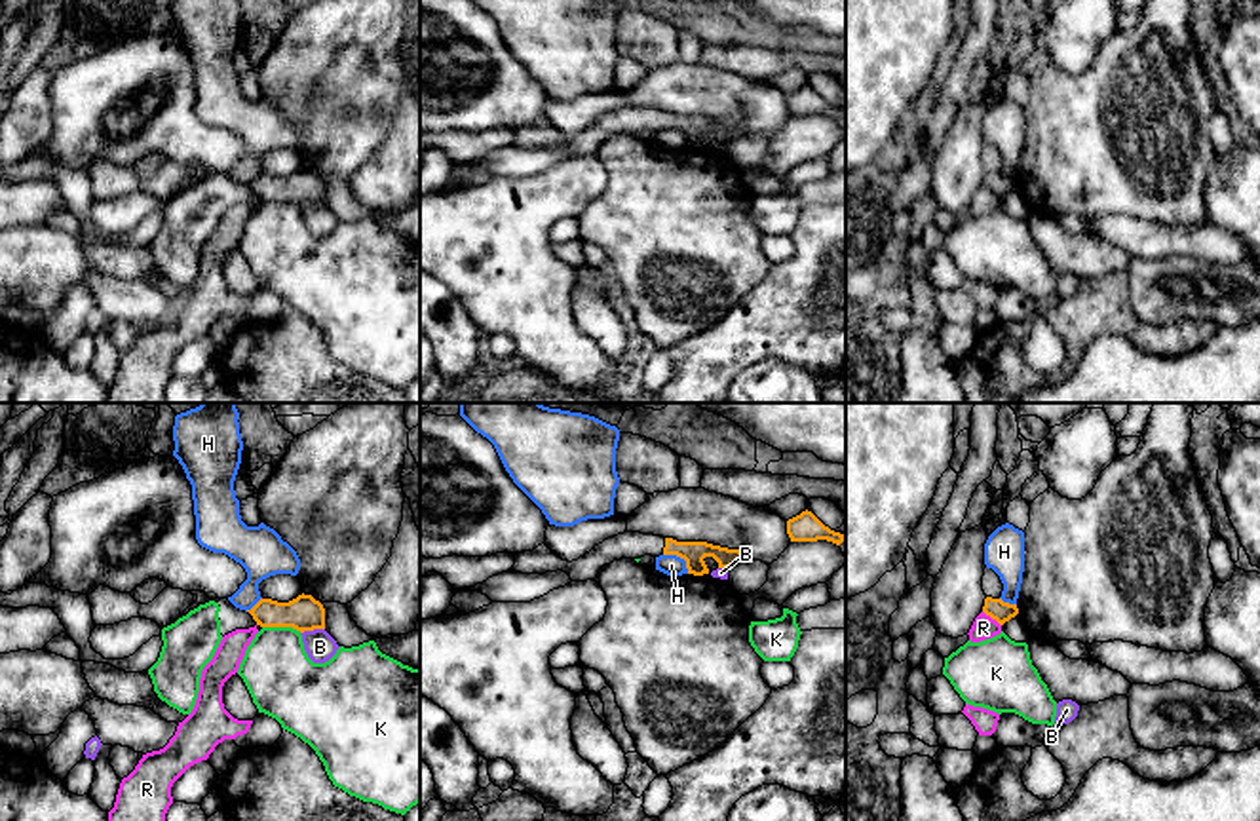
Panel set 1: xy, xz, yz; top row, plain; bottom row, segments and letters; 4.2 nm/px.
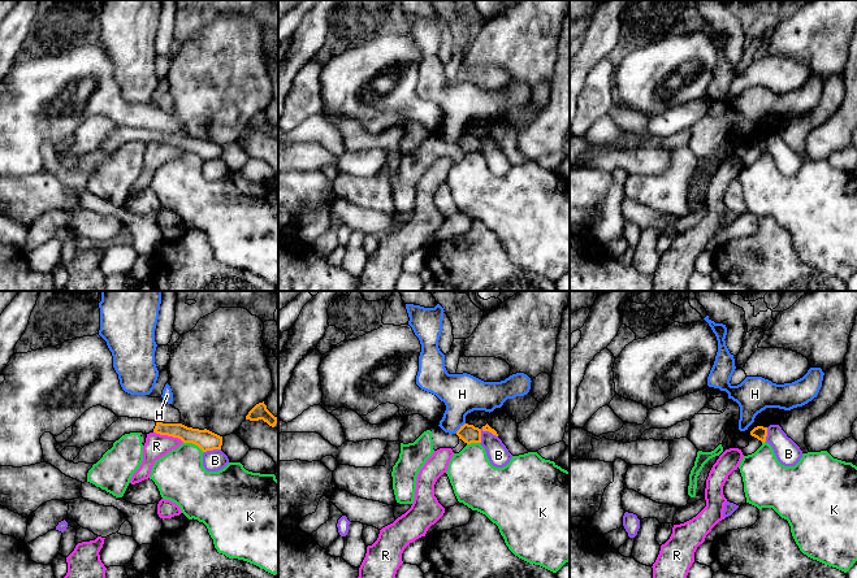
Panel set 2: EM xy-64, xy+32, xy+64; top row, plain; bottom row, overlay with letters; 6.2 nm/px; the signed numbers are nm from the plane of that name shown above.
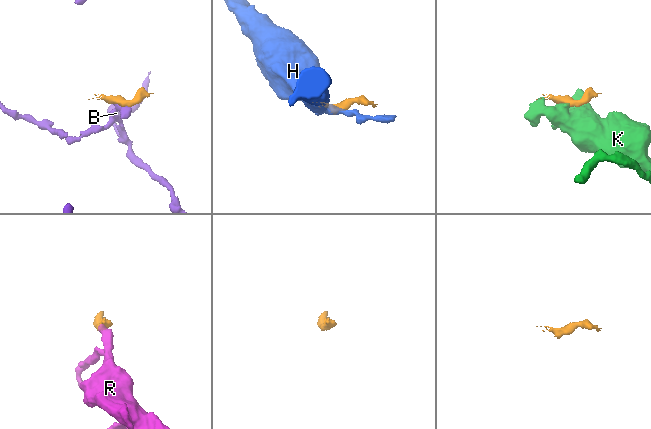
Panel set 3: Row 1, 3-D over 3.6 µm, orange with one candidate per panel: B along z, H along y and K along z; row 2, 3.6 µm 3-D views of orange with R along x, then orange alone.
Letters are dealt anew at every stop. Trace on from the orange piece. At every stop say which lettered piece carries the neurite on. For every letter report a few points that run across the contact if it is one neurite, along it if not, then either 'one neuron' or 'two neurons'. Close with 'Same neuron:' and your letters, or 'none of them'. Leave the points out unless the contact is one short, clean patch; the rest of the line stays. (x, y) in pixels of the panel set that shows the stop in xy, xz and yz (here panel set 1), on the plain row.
B: line xy (324, 202), (301, 208); two neurons
H: line xz (664, 128), (681, 132), (688, 147); two neurons
K: line xy (263, 200), (291, 200), (301, 206); two neurons
R: line yz (983, 185), (1000, 200); two neurons
Same neuron: none of them

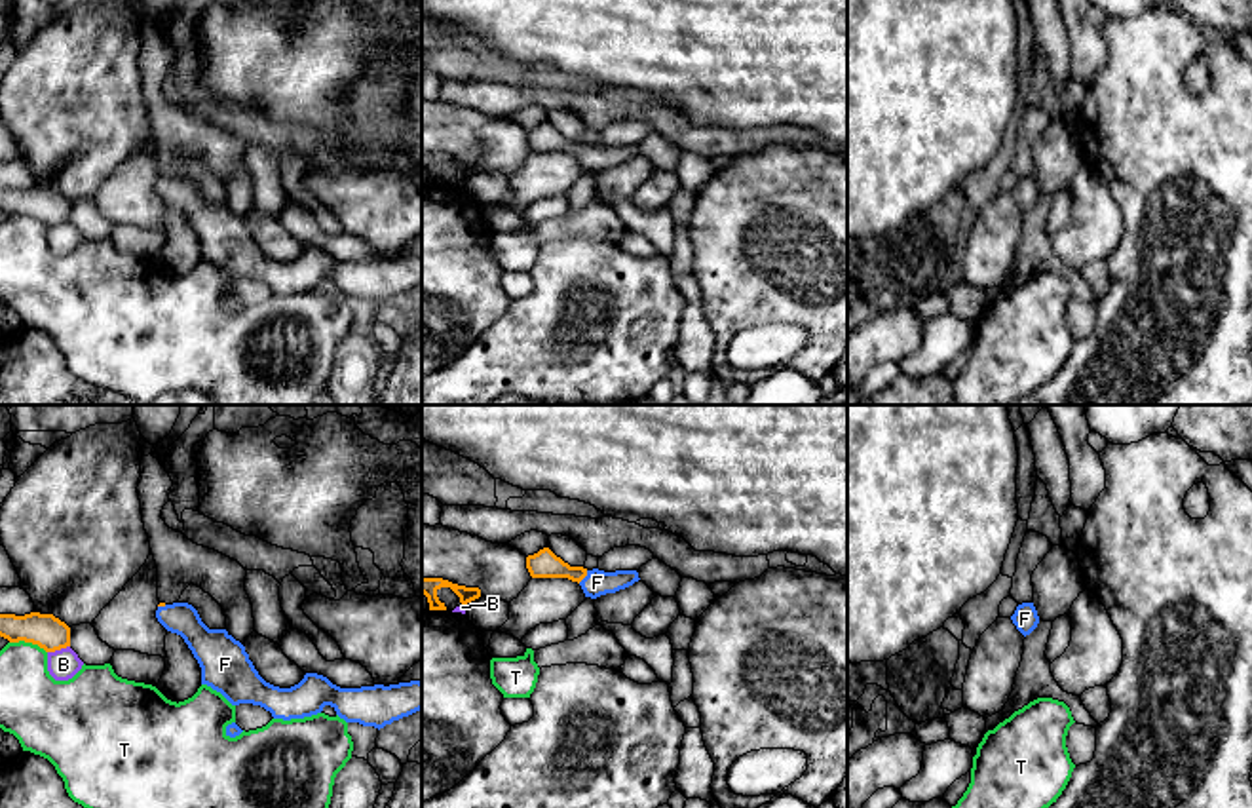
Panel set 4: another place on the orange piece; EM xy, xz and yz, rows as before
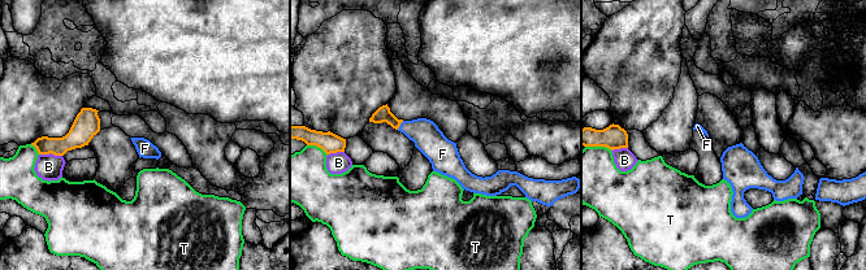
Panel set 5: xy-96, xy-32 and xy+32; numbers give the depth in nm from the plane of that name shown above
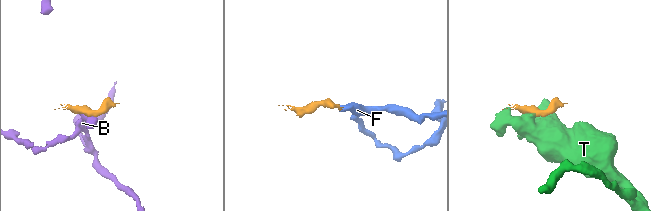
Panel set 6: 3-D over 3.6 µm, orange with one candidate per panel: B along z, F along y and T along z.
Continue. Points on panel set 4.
B: line xy (69, 219), (48, 227); two neurons
F: line xz (544, 137), (584, 151), (597, 156); one neuron
T: line xy (10, 215), (31, 215), (46, 227); two neurons
Same neuron: F

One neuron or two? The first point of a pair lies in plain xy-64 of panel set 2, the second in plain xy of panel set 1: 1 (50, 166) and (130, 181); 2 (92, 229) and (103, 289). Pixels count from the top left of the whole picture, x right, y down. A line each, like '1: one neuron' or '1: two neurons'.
1: two neurons
2: one neuron

